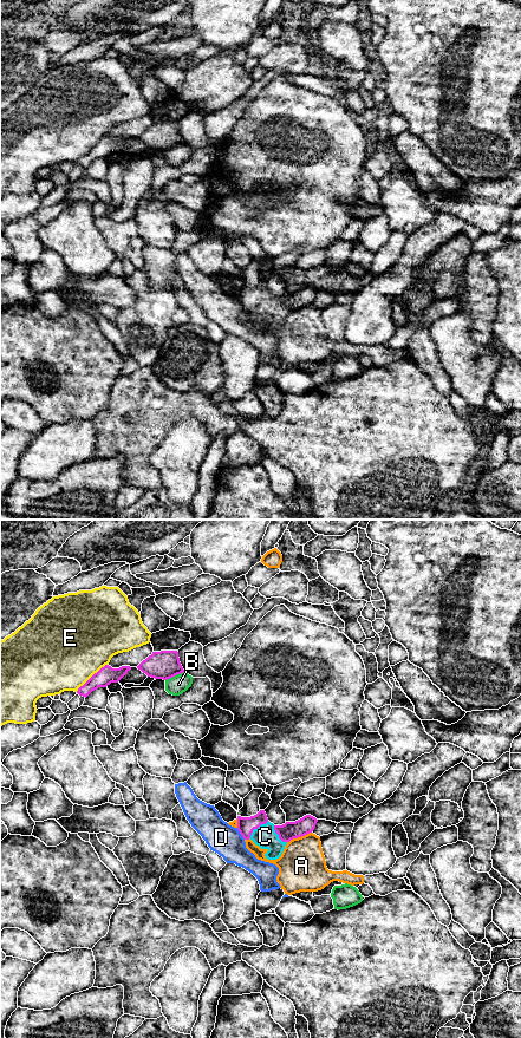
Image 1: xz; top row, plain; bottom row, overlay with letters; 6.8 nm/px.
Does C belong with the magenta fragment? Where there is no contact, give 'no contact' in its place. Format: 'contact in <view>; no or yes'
contact in xz; yes

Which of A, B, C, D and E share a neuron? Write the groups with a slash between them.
A / B / C / D / E

